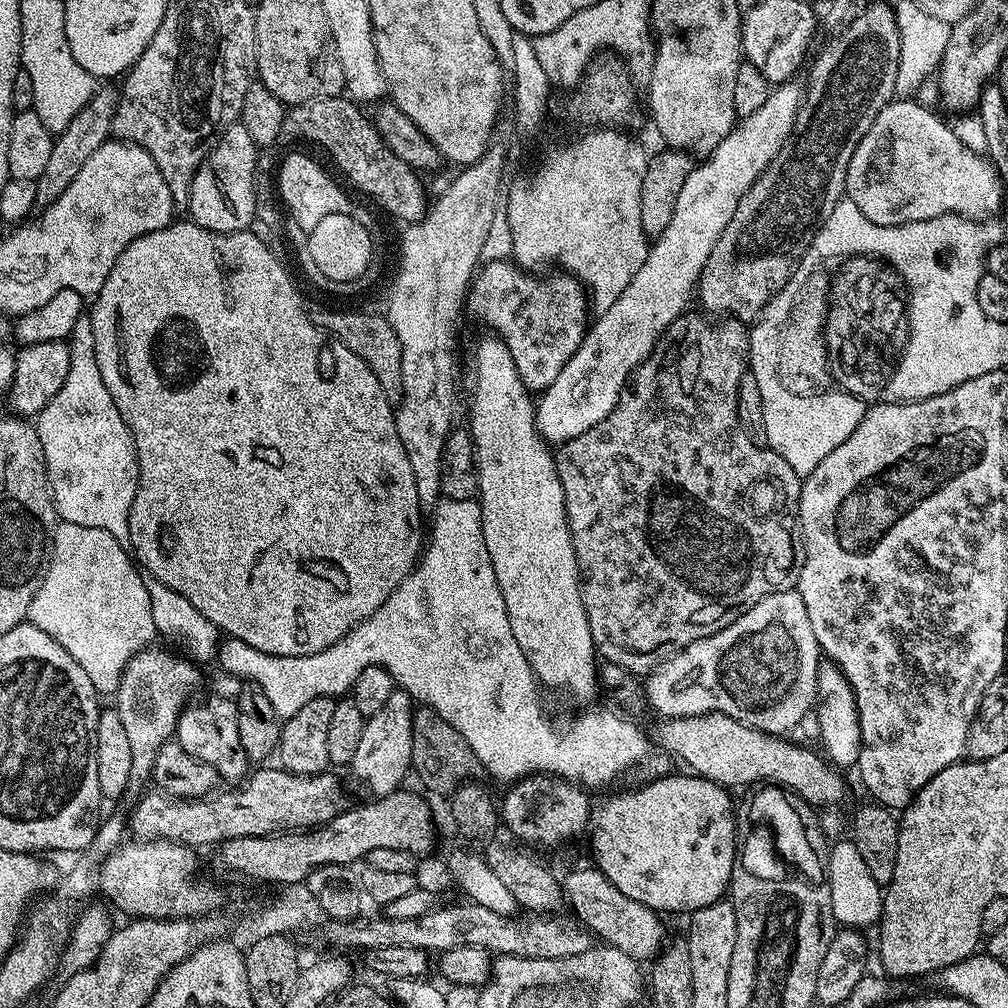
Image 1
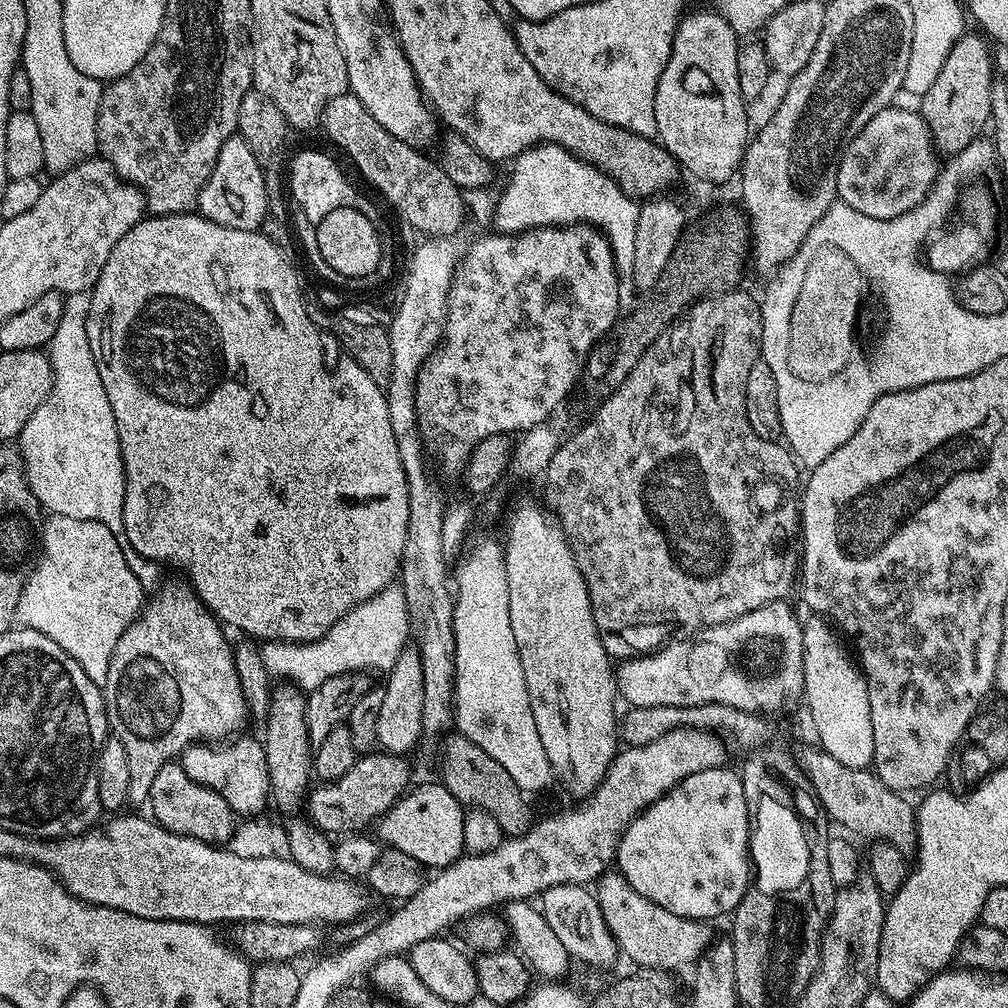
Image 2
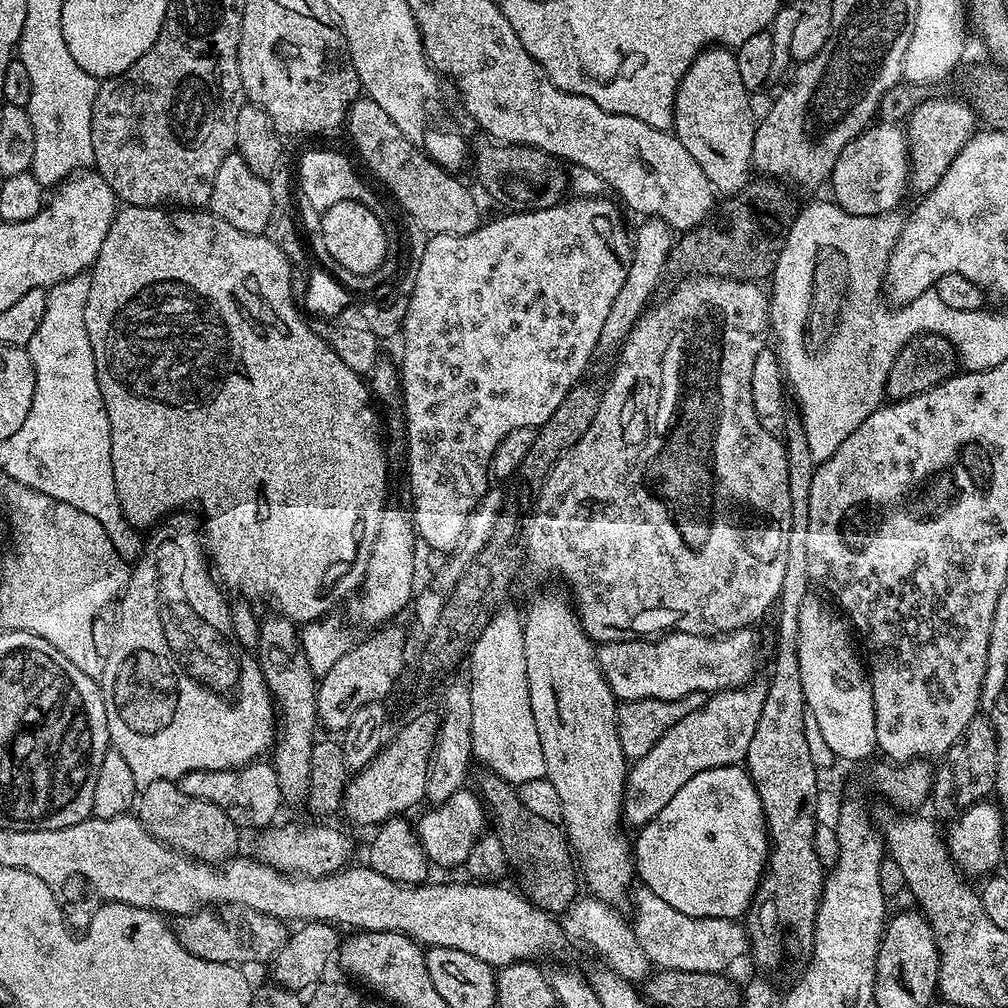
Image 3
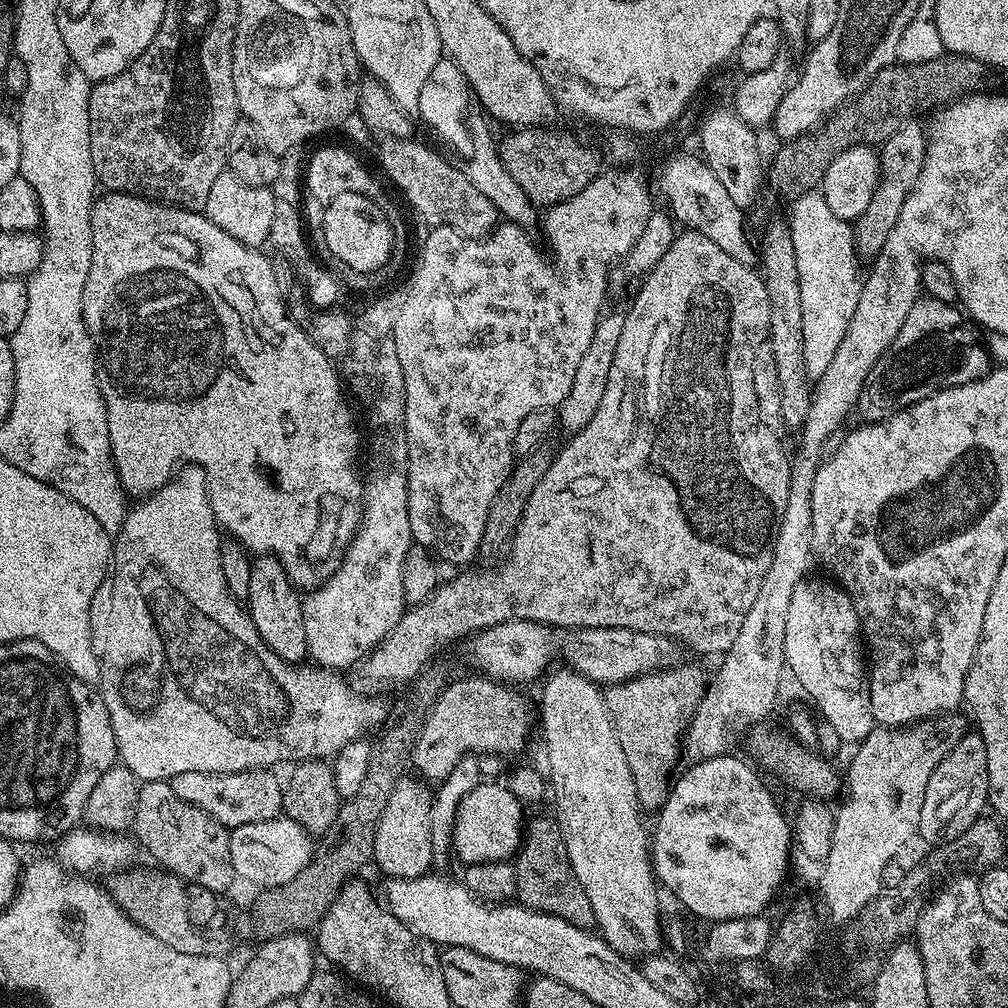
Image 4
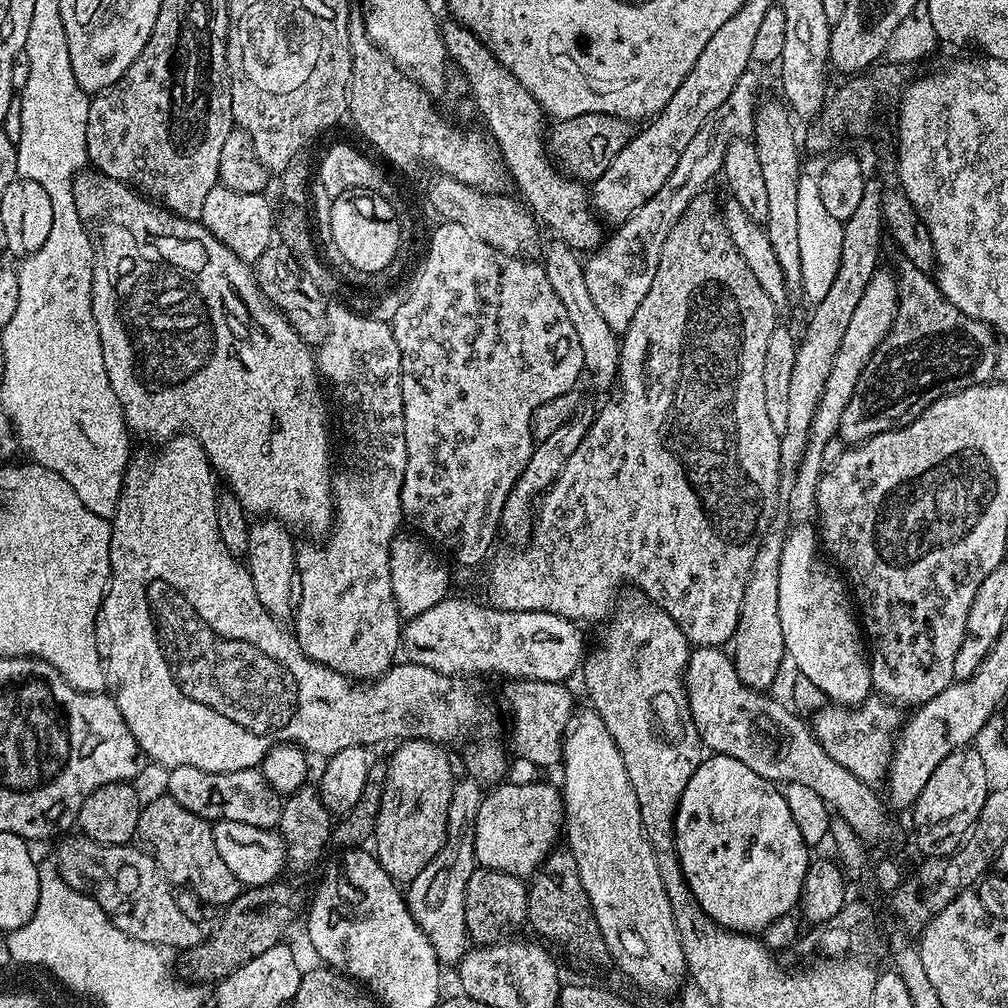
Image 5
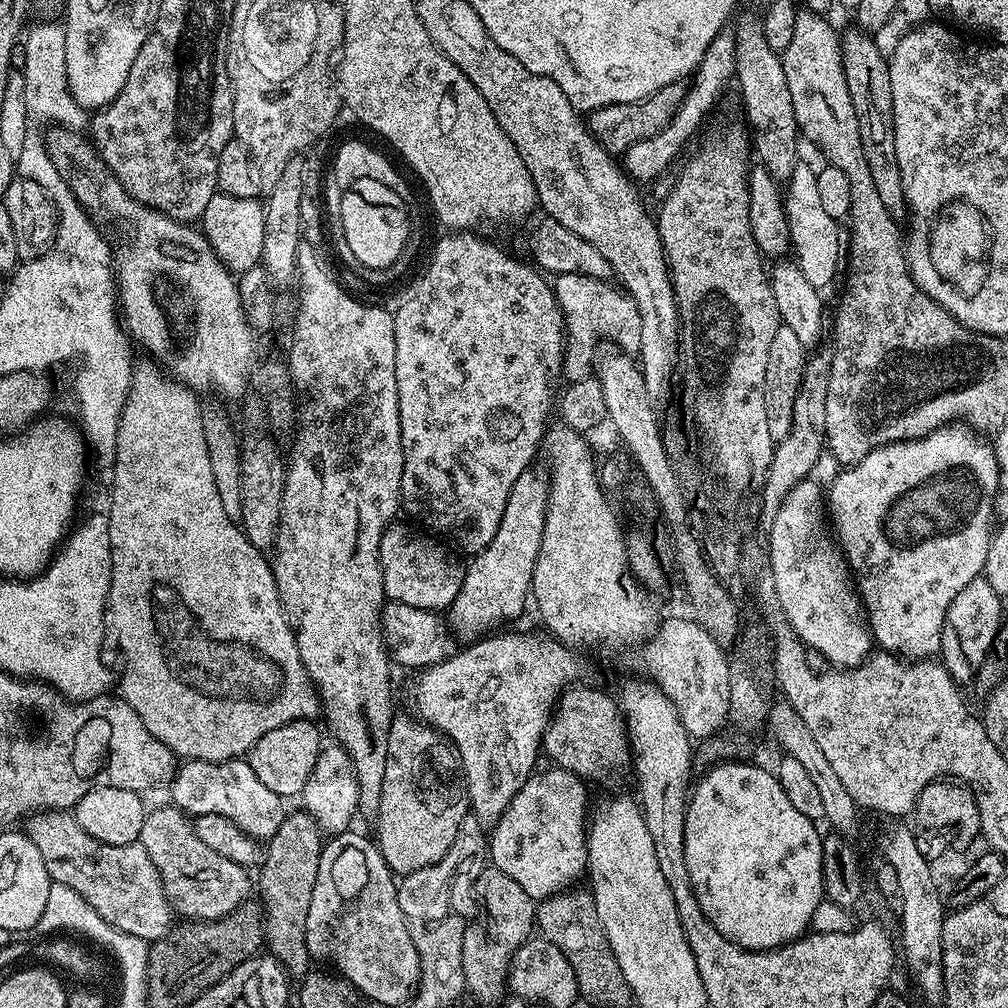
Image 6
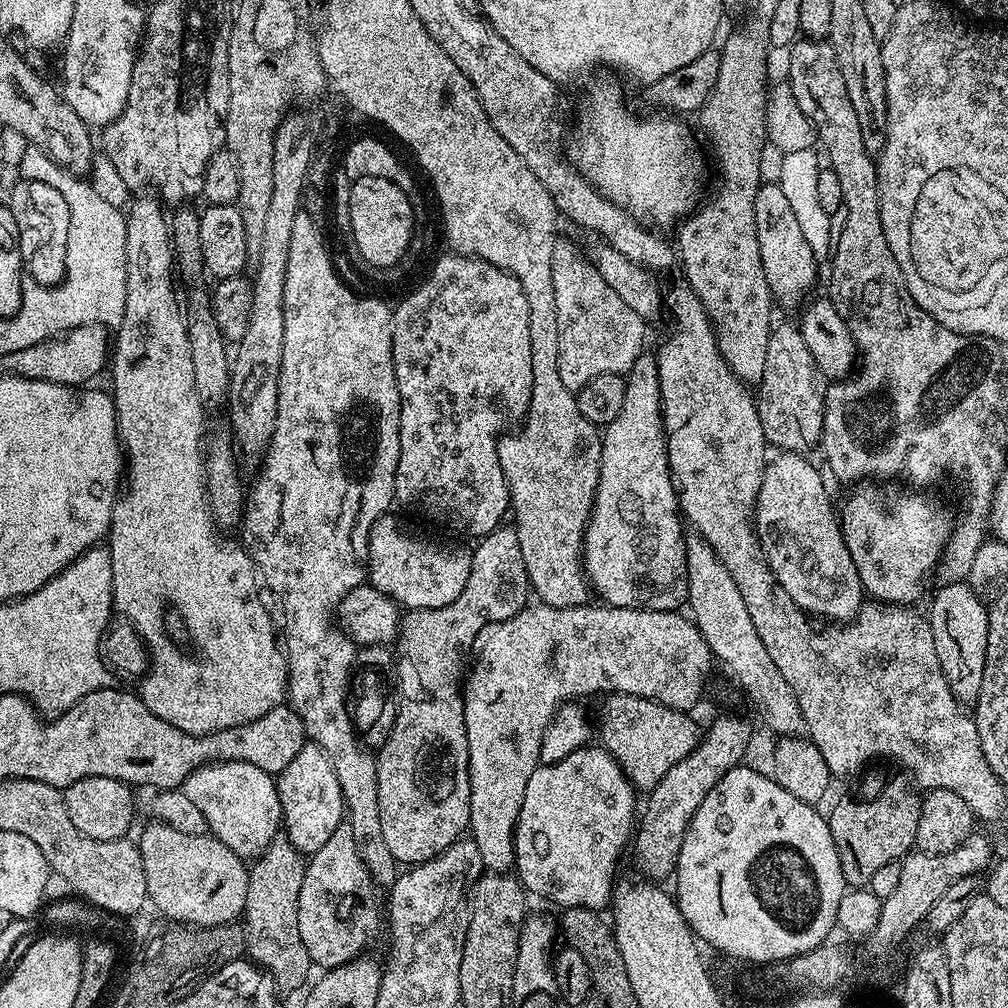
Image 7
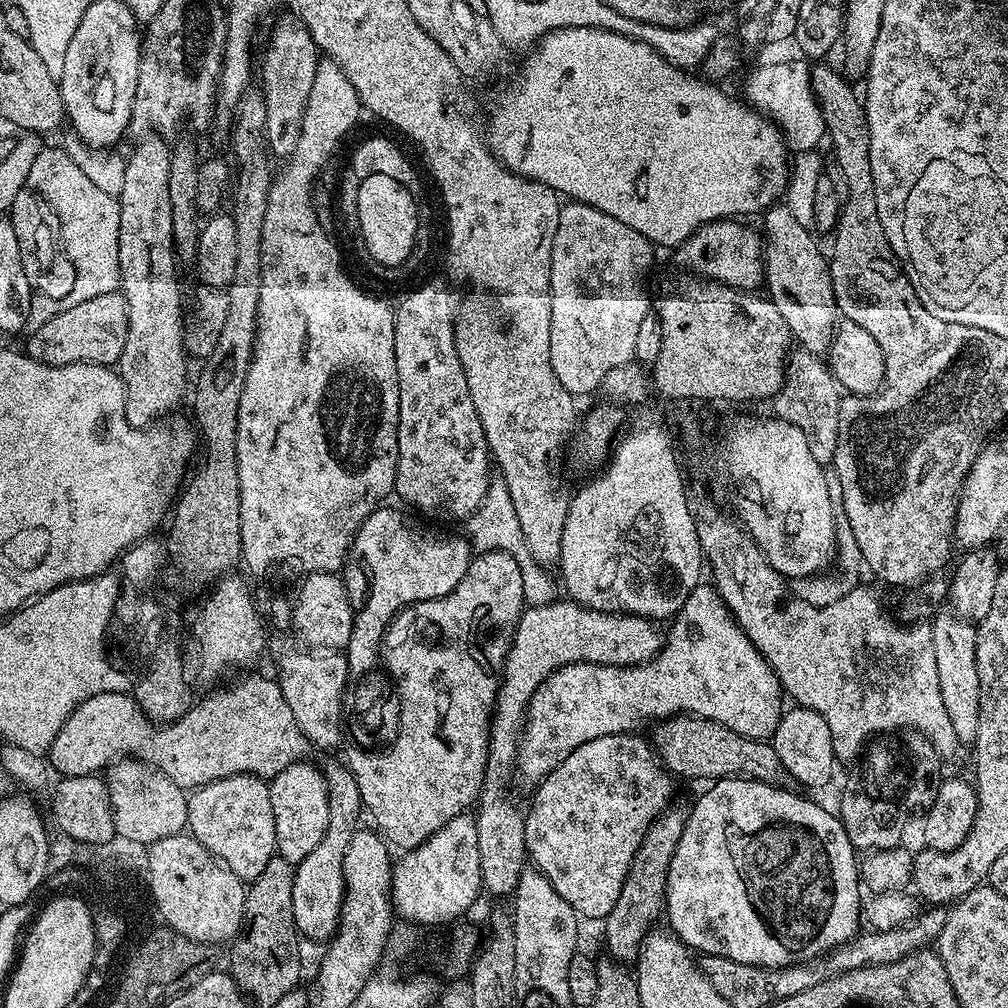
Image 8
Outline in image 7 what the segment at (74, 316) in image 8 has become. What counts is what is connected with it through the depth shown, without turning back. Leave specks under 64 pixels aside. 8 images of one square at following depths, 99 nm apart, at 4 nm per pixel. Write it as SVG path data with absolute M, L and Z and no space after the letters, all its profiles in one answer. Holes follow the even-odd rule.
M83 324L59 336L49 336L34 346L26 346L26 350L18 350L14 354L3 357L3 371L8 374L45 380L55 384L84 386L100 371L105 371L110 360L110 332L102 324Z

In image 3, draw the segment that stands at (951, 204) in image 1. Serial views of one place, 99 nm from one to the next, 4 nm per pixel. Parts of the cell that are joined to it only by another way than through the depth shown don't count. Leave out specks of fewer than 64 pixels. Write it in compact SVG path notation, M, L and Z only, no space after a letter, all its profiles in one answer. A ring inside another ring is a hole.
M876 122L859 132L838 154L830 181L831 199L842 210L859 216L883 216L899 209L908 186L908 138L896 122Z

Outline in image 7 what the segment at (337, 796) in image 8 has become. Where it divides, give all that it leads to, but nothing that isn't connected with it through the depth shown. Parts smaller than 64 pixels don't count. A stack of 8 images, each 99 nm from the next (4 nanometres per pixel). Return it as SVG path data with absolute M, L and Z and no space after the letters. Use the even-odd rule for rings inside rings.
M345 822L330 834L326 846L322 850L311 853L310 859L304 865L302 891L298 893L298 934L302 934L302 943L306 945L306 954L310 954L313 965L317 969L327 970L349 964L357 959L360 952L372 940L372 935L382 924L382 900L376 897L378 885L368 869L364 867L358 854L358 846L354 846L354 830Z

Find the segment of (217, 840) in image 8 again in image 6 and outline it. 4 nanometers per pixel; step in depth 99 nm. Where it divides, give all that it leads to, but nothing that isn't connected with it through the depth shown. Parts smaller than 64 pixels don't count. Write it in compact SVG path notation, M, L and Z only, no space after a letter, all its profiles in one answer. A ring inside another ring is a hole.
M244 758L217 764L205 760L184 760L176 769L176 777L171 782L170 791L171 803L181 812L193 817L222 814L222 818L230 818L234 826L241 828L257 842L268 841L274 830L282 826L286 815L284 800L279 796L279 791L263 784Z

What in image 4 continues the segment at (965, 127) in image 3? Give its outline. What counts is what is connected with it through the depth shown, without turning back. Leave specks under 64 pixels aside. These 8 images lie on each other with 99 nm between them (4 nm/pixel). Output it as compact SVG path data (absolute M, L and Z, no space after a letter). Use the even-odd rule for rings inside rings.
M913 118L898 126L898 130L894 130L894 134L879 145L880 181L874 190L874 198L870 198L870 206L866 206L866 210L862 210L854 222L856 255L861 258L874 258L880 253L890 230L894 230L894 222L898 222L898 214L902 214L902 202L906 202L914 182L918 182L918 174L922 174L928 137L925 125L923 128L918 121Z

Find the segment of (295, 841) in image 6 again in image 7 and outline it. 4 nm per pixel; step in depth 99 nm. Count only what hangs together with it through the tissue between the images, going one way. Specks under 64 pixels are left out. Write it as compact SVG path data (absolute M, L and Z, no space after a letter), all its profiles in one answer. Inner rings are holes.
M277 838L261 856L255 857L253 864L256 865L248 868L246 906L242 917L246 956L257 968L268 973L281 993L303 989L309 983L308 971L314 968L310 954L306 954L306 945L302 943L302 934L298 934L298 893L302 891L305 863L305 857L288 839Z

